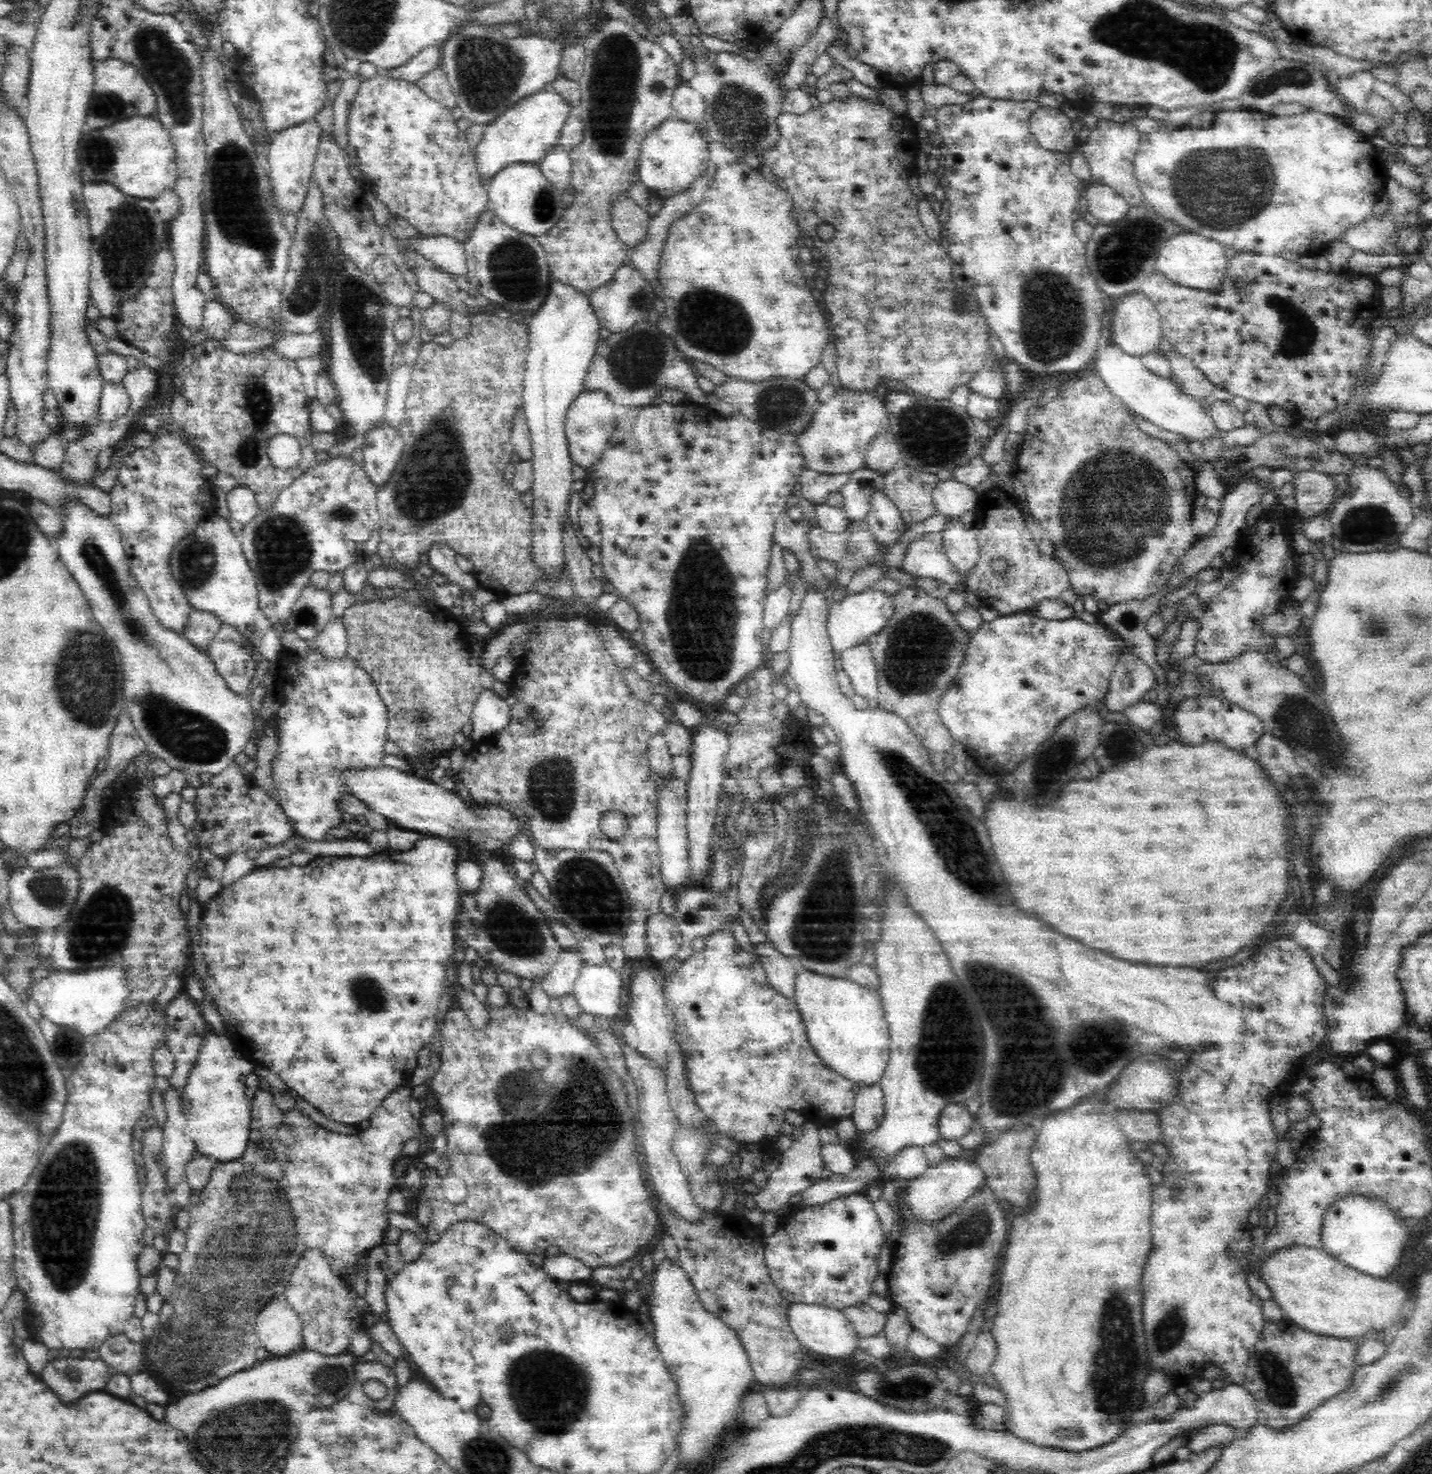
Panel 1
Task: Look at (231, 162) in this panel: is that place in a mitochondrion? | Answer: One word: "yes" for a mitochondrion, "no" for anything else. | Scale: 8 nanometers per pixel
yes

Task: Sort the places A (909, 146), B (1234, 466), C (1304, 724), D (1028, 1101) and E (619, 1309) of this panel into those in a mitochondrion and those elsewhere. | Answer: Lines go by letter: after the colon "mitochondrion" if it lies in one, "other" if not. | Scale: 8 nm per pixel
A: other
B: mitochondrion
C: mitochondrion
D: mitochondrion
E: other

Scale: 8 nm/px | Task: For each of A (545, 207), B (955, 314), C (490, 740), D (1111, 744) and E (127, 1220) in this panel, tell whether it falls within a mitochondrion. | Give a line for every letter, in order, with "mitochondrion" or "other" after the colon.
A: mitochondrion
B: other
C: other
D: mitochondrion
E: other

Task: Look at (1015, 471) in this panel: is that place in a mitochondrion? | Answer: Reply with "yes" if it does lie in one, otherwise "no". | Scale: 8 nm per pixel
no

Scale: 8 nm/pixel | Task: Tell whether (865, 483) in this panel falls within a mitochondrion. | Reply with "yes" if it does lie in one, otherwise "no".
yes

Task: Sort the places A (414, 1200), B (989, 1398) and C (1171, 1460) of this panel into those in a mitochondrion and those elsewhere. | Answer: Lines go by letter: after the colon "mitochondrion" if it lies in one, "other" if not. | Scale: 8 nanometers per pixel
A: other
B: other
C: other

